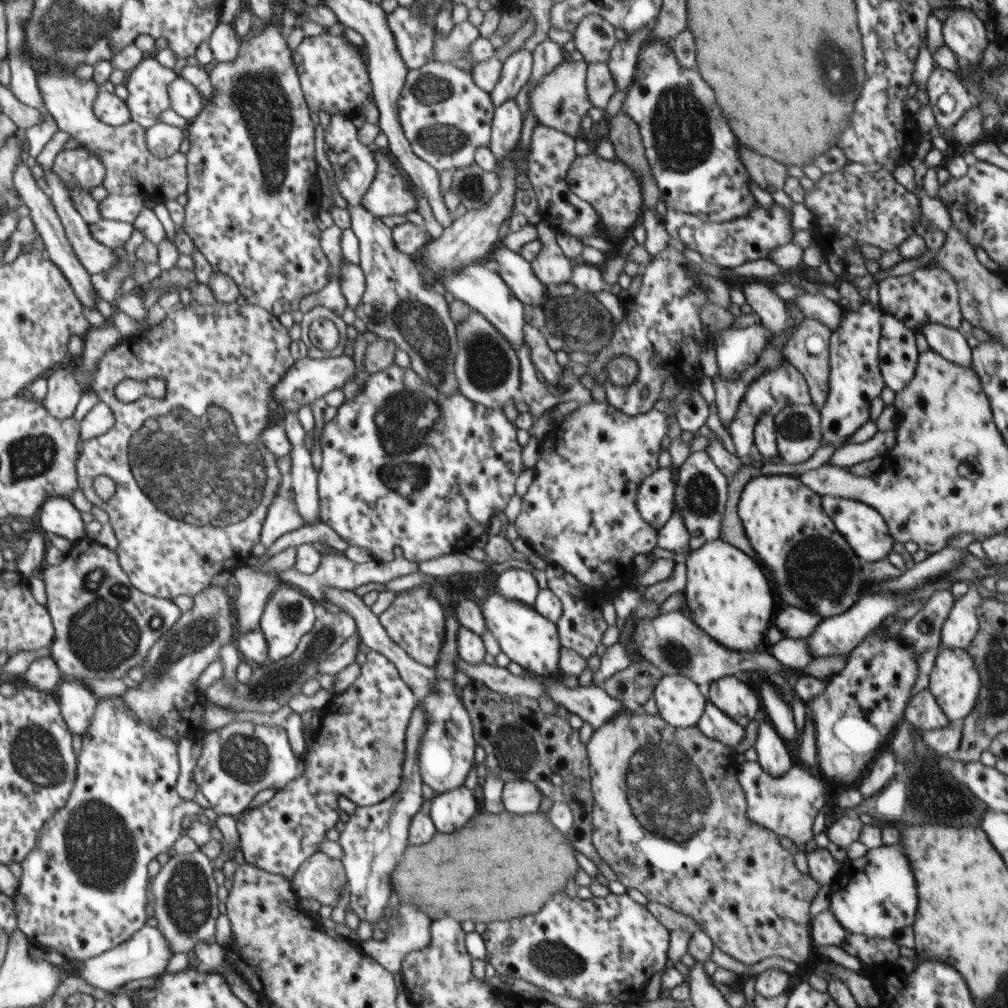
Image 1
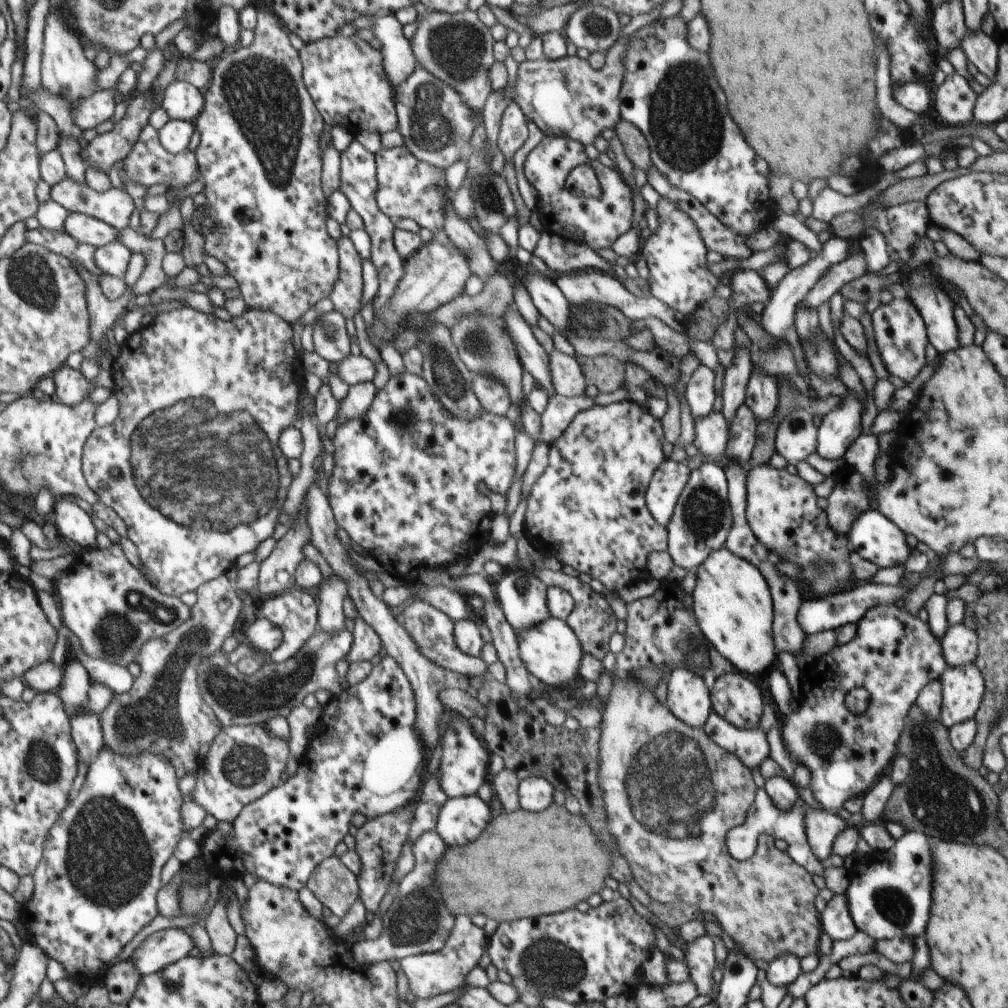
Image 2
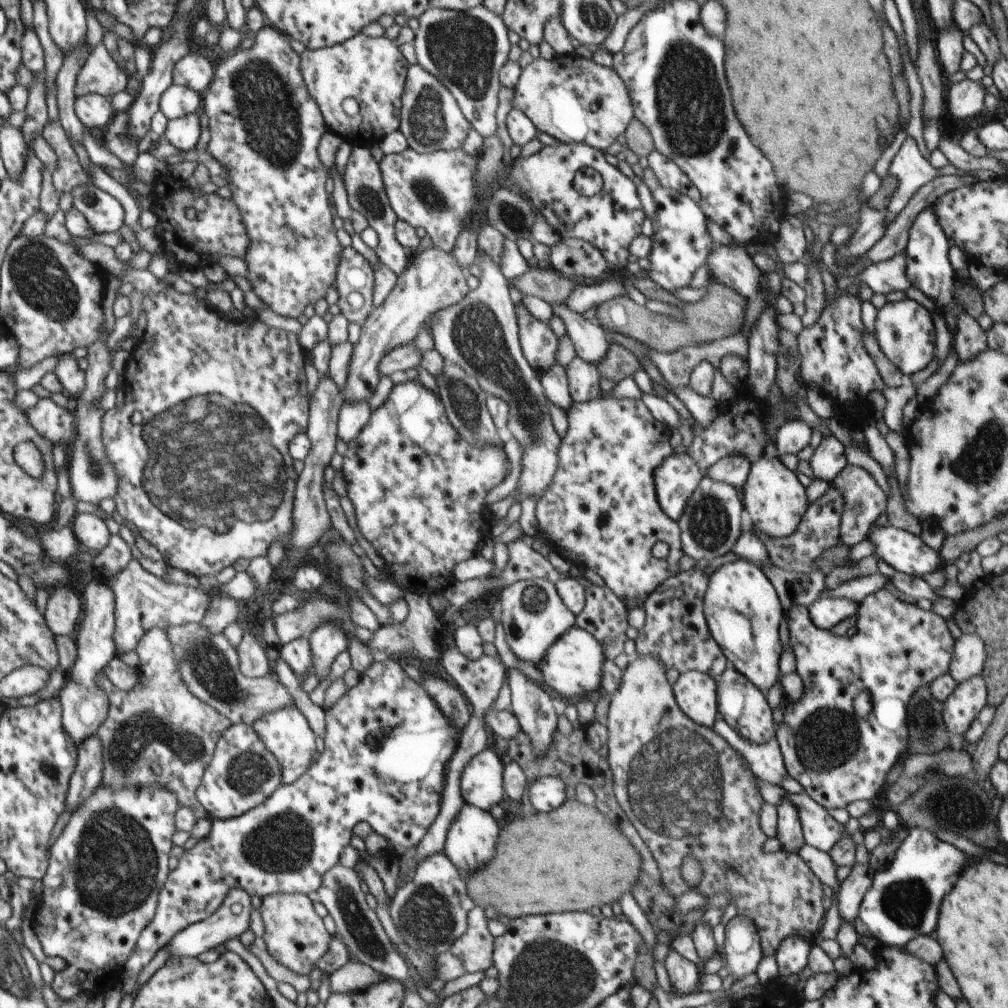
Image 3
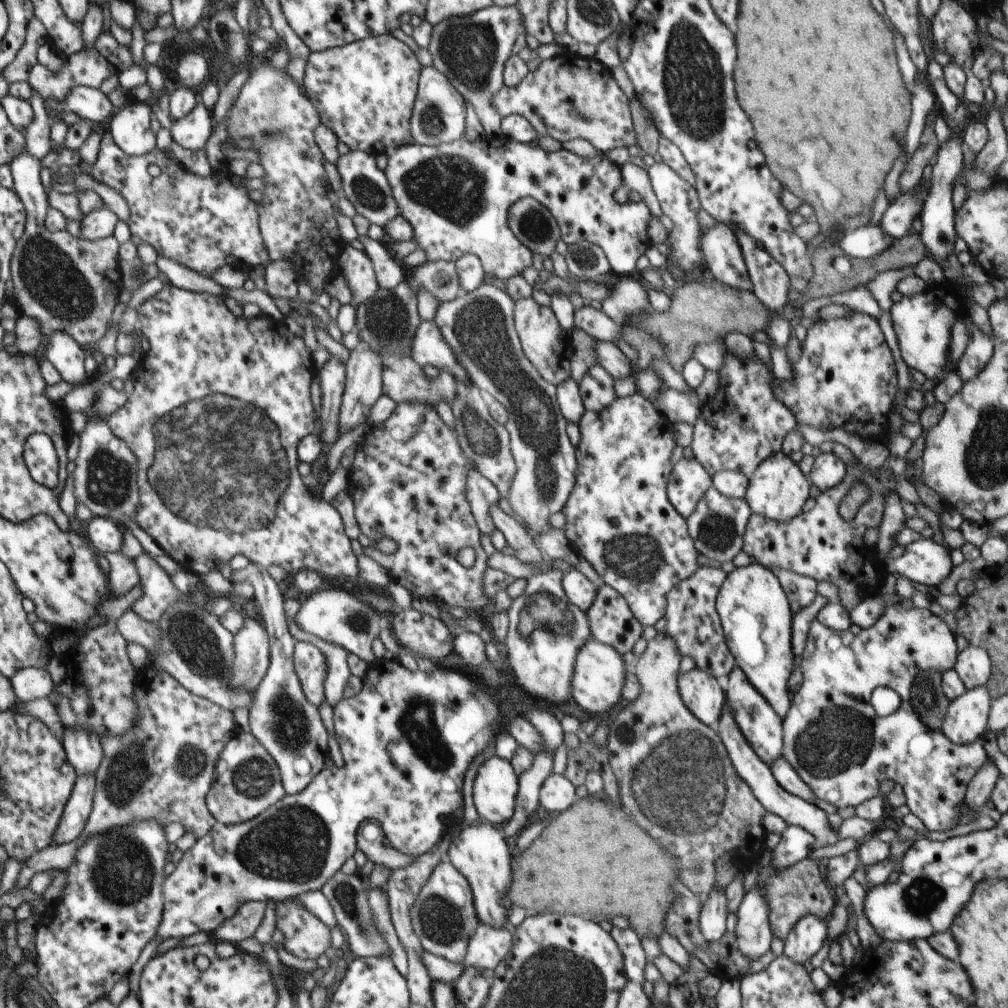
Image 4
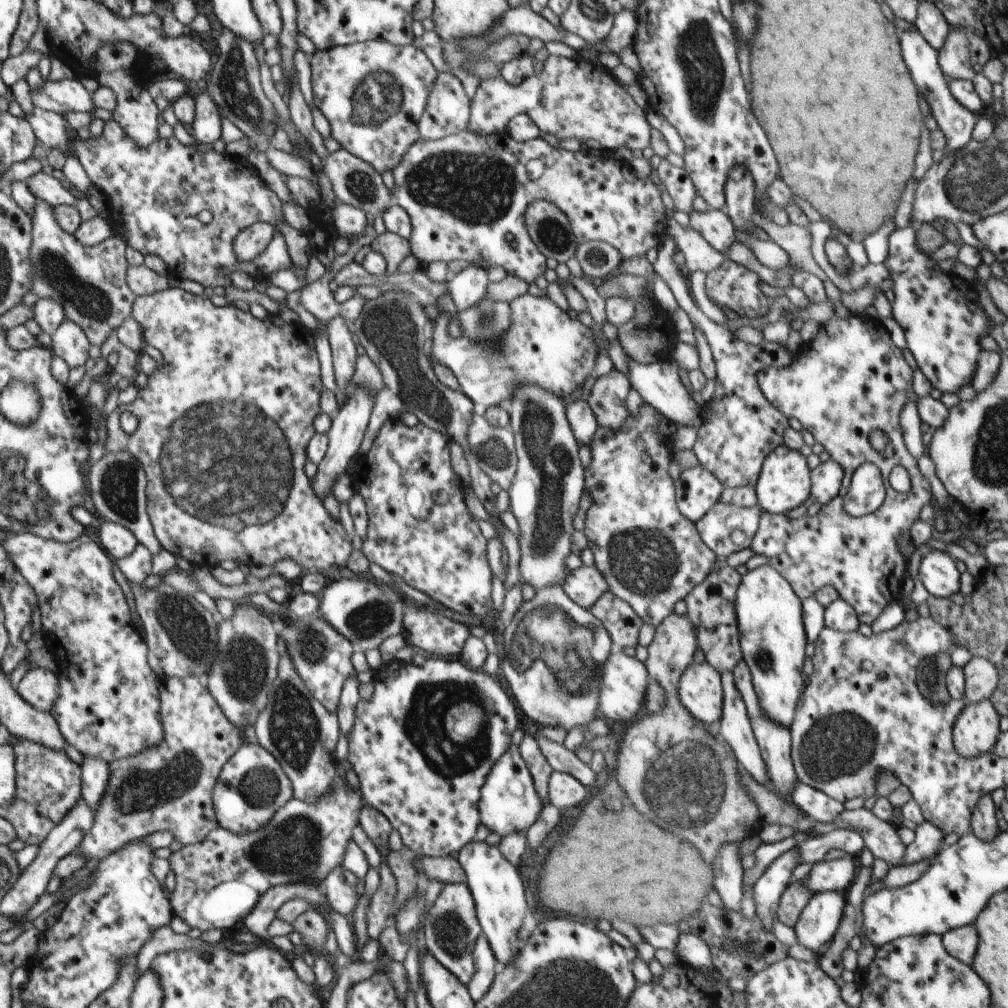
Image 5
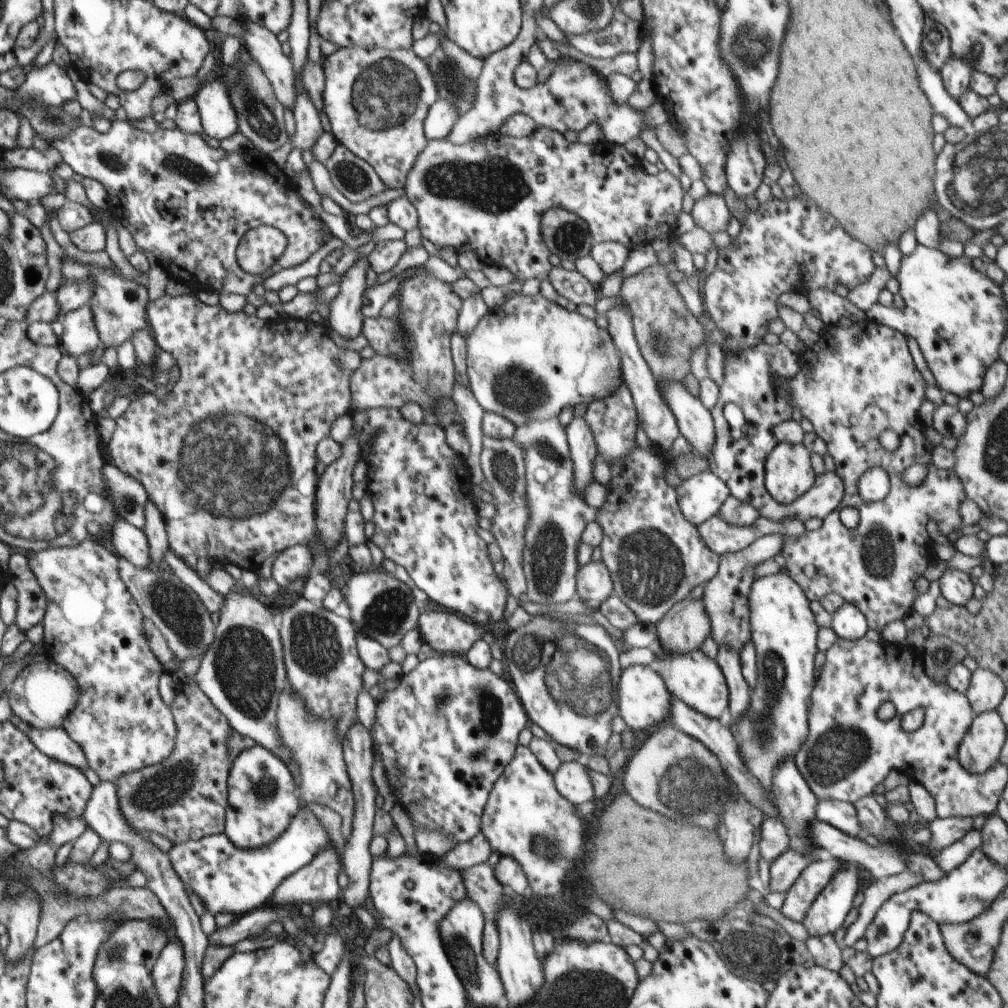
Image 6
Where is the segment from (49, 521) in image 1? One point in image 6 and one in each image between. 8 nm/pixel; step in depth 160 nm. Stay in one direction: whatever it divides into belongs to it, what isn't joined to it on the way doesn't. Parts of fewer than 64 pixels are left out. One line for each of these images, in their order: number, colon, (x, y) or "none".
2: (73, 523)
3: (90, 530)
4: (105, 536)
5: (120, 542)
6: (130, 543)

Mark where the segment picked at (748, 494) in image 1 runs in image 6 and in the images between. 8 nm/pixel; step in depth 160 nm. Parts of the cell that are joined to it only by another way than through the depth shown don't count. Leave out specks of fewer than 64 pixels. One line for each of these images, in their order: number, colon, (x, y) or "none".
2: (782, 511)
3: (773, 496)
4: (777, 490)
5: (784, 483)
6: (789, 475)

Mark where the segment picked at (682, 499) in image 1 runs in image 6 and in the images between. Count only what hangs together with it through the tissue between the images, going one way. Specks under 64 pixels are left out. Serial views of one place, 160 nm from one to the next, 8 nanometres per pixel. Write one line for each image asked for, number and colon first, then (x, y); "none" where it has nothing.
2: (702, 518)
3: (710, 525)
4: (717, 527)
5: (726, 529)
6: (722, 538)

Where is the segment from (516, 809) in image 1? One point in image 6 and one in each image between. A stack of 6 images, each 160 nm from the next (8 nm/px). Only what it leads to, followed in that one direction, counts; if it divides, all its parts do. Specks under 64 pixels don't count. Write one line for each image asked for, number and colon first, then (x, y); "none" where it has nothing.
2: (535, 793)
3: (547, 793)
4: (557, 793)
5: (564, 791)
6: (572, 781)

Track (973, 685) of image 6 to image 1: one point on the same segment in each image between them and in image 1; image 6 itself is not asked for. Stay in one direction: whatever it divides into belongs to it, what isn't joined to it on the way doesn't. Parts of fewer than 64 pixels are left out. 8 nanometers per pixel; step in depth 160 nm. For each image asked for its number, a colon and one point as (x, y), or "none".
1: (962, 624)
2: (960, 643)
3: (969, 655)
4: (973, 665)
5: (981, 677)

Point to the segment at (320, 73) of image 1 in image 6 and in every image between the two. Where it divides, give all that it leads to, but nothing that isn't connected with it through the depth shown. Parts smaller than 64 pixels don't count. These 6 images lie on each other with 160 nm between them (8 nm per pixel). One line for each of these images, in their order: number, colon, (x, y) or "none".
2: (345, 77)
3: (358, 85)
4: (364, 92)
5: (373, 94)
6: (376, 99)

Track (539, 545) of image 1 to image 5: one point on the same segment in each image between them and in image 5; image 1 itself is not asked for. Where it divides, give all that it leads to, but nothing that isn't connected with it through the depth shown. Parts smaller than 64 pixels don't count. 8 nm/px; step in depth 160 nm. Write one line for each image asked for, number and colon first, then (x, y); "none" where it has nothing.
2: (588, 509)
3: (600, 513)
4: (618, 517)
5: (651, 556)

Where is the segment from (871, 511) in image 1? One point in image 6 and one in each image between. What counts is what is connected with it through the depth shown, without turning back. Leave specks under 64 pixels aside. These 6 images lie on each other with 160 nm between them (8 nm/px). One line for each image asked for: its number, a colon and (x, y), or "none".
2: (877, 539)
3: (906, 553)
4: (925, 562)
5: (938, 572)
6: (956, 587)

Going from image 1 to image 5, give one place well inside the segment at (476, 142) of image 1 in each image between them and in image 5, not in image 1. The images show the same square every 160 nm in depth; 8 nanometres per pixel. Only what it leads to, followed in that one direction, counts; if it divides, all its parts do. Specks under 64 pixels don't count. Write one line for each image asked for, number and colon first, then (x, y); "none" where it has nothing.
2: (436, 125)
3: (430, 119)
4: (439, 113)
5: (447, 112)

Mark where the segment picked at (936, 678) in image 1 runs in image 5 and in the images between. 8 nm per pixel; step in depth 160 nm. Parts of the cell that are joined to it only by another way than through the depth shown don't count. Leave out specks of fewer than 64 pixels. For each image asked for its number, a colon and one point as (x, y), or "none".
2: (963, 687)
3: (960, 709)
4: (965, 722)
5: (976, 731)

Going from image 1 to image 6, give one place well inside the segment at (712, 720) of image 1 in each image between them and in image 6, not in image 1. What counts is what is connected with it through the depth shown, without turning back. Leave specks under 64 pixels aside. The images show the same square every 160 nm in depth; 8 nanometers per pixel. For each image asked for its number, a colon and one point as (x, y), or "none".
2: (751, 746)
3: (765, 761)
4: (782, 773)
5: (812, 802)
6: (842, 815)

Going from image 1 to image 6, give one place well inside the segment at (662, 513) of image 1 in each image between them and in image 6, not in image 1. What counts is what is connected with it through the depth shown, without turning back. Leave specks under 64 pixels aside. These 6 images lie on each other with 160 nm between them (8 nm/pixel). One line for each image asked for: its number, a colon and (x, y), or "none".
2: (666, 485)
3: (675, 480)
4: (688, 482)
5: (697, 490)
6: (700, 497)

